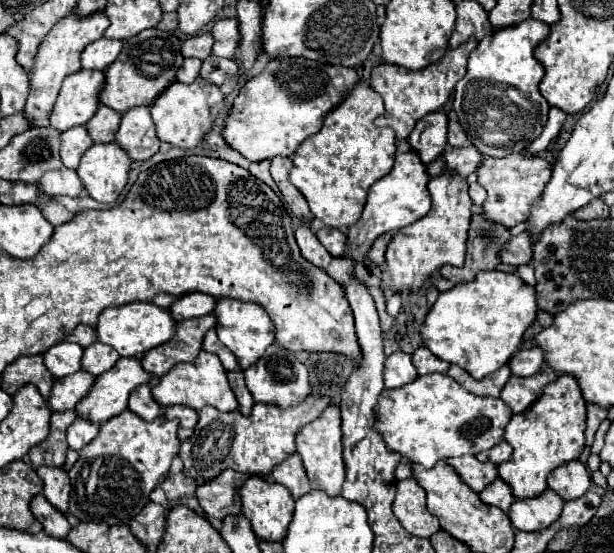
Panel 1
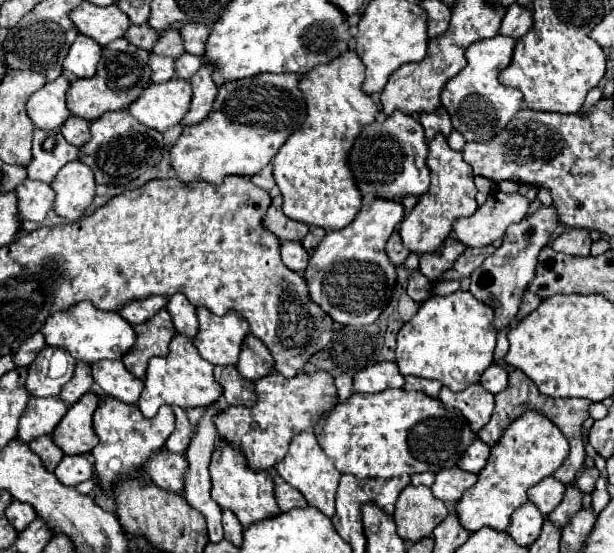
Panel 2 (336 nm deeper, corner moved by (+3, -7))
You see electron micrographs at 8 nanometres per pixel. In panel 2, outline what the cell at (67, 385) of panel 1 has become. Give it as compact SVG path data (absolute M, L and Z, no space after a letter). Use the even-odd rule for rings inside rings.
M31 397L27 403L27 409L23 411L19 419L17 437L25 443L31 443L33 439L41 435L49 435L55 425L63 419L69 405L63 403L59 397Z

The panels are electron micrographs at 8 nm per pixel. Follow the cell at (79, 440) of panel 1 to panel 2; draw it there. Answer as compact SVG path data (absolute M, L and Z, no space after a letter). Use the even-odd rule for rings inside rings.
M65 455L55 469L57 479L63 485L77 485L93 477L93 467L85 455Z

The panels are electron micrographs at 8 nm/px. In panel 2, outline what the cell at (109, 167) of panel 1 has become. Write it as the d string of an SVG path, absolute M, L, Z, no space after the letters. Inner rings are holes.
M71 161L59 171L51 183L51 189L55 191L53 211L67 221L75 221L95 197L93 171L81 161Z

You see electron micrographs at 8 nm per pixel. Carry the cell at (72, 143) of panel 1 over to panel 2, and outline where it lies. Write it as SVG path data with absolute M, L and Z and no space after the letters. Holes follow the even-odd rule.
M35 129L33 131L33 161L27 165L27 177L43 183L51 183L59 169L69 163L79 159L79 149L69 145L61 131L43 131ZM47 137L55 137L55 147L51 151L43 149L43 141Z

